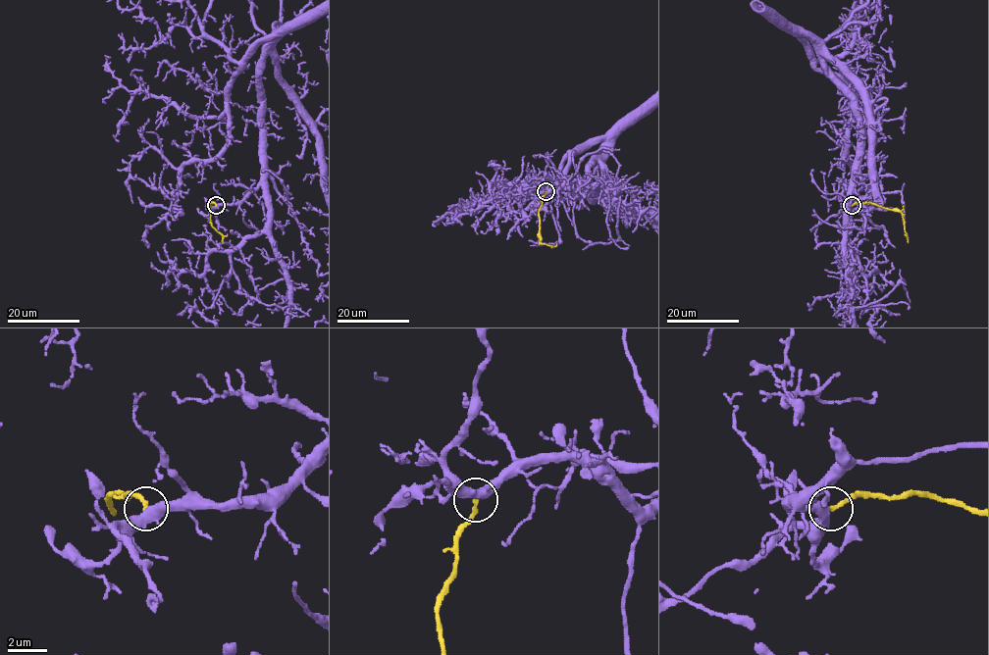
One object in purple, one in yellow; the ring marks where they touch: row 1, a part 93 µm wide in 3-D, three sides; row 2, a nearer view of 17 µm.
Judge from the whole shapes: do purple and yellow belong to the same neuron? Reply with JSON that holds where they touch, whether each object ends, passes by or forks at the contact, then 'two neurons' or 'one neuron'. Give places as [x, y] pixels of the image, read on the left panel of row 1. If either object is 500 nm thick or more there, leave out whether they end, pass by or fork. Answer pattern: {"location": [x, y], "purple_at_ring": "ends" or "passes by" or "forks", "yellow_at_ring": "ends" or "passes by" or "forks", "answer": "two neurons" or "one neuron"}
{"location": [216, 205], "purple_at_ring": "passes by", "yellow_at_ring": "ends", "answer": "one neuron"}

